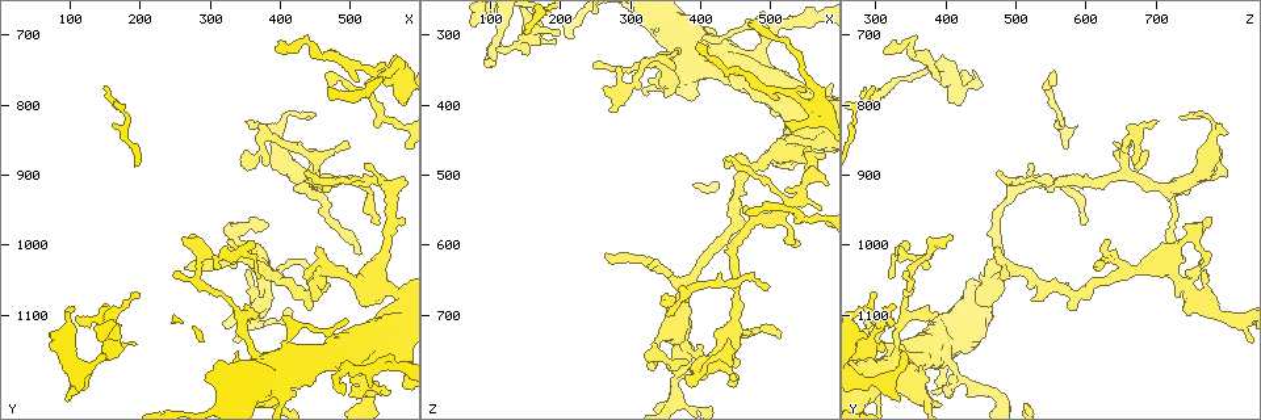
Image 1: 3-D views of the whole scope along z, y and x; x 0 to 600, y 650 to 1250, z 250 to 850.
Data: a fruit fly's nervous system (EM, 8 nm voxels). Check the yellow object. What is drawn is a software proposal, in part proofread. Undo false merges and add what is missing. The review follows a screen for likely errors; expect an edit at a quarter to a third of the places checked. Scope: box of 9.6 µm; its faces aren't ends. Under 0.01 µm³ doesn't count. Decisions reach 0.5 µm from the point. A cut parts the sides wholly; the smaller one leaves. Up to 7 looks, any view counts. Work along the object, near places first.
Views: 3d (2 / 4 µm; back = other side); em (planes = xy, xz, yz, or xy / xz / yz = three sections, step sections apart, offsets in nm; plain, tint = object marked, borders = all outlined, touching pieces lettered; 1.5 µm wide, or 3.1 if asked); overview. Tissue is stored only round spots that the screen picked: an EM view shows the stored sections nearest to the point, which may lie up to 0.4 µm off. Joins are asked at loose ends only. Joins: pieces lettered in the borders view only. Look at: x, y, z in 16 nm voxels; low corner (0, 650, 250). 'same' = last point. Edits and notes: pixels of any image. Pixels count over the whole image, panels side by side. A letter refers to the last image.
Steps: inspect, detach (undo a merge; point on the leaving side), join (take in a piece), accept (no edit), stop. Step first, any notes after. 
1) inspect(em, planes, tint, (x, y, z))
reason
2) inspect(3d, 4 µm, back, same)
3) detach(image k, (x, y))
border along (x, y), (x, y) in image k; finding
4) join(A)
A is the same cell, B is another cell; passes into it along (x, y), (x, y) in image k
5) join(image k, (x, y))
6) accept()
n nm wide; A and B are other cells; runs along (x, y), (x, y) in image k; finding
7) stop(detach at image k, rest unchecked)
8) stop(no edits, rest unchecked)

inspect(em, planes, plain, (375, 1045, 325))
thin end

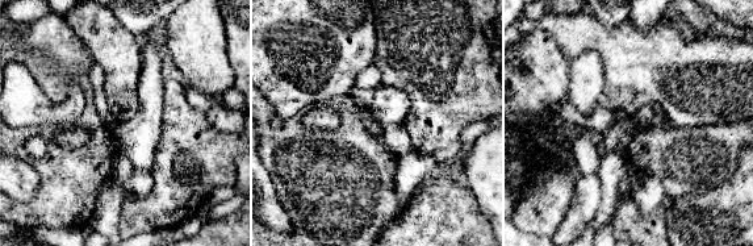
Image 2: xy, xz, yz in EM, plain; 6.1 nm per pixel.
inspect(em, planes, tint, same)
where the object lies

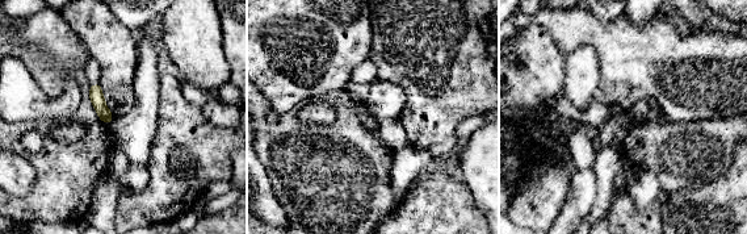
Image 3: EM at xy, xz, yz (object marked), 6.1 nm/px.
inspect(em, planes, borders, same)

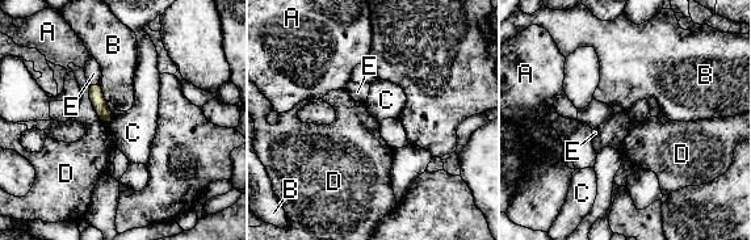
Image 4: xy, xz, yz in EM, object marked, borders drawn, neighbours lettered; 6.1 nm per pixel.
accept()
90 nm wide; A, B, C, D and E are other cells; border along (114, 117), (108, 125) in image 4; none of them fits

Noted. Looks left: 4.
inspect(em, planes, borders, (265, 1035, 615))
tapers out

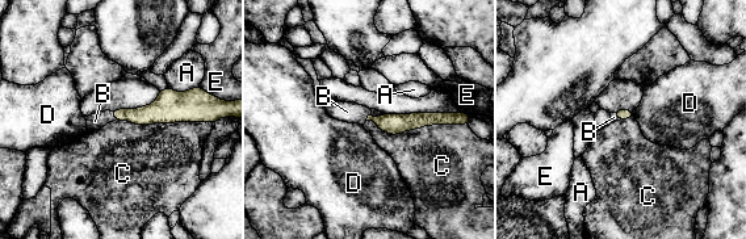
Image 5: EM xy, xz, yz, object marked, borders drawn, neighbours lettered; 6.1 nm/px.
join(B)
B is the same cell, A, C, D and E are other cells; the neuron continues

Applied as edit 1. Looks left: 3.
stop(join at image 5, rest unchecked)

